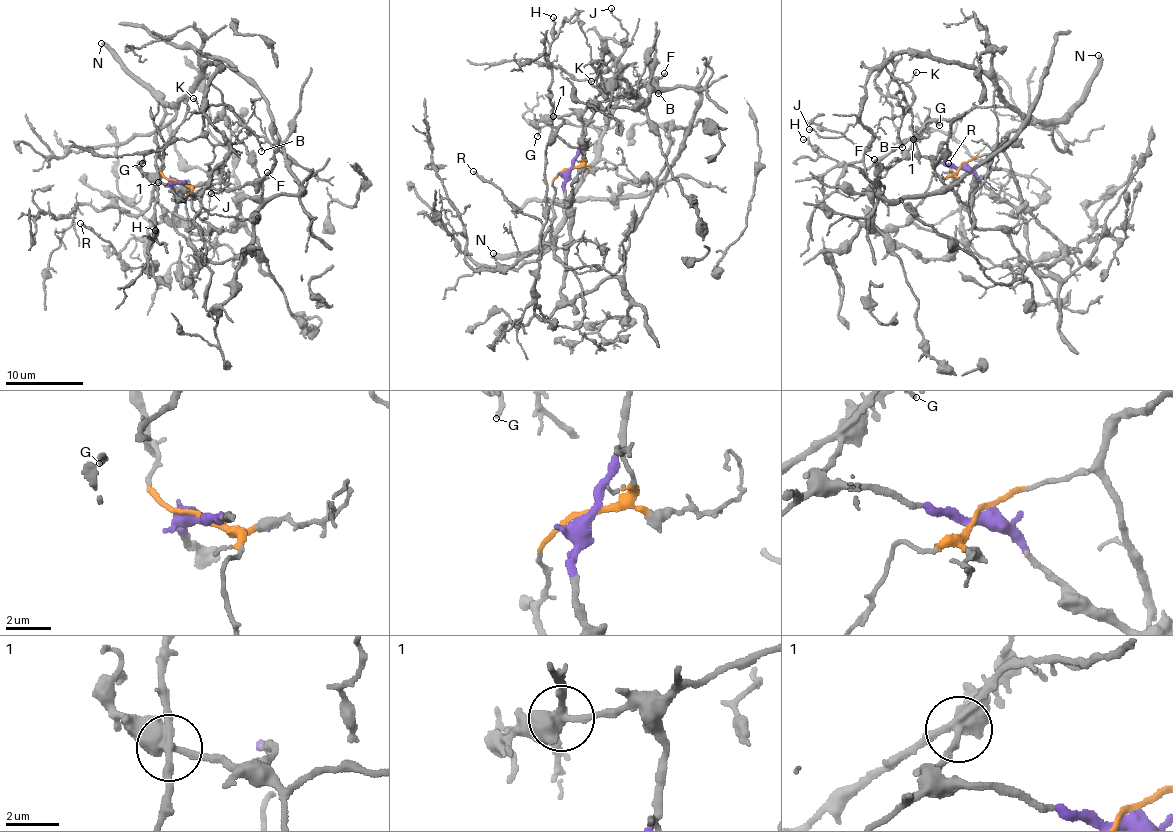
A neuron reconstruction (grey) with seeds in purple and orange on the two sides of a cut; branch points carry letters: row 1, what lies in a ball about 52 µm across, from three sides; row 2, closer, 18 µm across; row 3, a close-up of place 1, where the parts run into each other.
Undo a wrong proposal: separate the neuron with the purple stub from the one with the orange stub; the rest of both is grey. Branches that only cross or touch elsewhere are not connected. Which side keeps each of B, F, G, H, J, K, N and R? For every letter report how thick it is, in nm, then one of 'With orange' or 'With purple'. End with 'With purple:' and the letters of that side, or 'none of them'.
B: Thickness 120 nm. With orange
F: Thickness 190 nm. With purple
G: Thickness 190 nm. With purple
H: Thickness 180 nm. With orange
J: Thickness 150 nm. With orange
K: Thickness 160 nm. With orange
N: Thickness 440 nm. With orange
R: Thickness 200 nm. With purple
With purple: F, G, R

